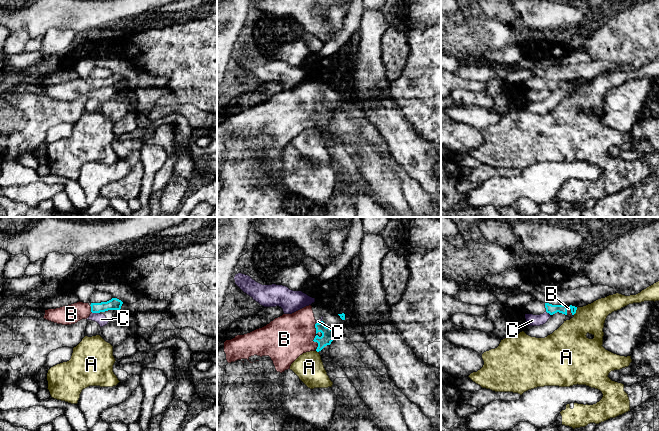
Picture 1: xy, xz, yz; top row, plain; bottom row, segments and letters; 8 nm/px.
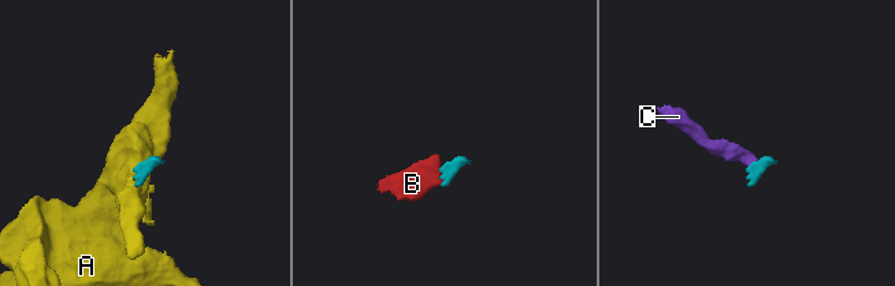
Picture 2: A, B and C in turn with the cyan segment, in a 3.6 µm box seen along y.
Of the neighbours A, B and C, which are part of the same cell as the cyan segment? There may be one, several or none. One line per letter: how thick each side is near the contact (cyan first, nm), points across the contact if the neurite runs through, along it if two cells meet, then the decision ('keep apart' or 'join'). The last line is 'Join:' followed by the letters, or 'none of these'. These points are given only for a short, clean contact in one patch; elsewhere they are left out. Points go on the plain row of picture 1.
A: 100 nm thick on the cyan side, 220 nm on the other; border along xz (316, 126), (318, 128); keep apart
B: 100 nm thick on the cyan side, 360 nm on the other; runs through xz (327, 113), (323, 117), (316, 117), (287, 113); join
C: 100 nm thick on the cyan side, 90 nm on the other; border along xy (92, 88), (99, 89); keep apart
Join: B

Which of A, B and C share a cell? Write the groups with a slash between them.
A / B / C

